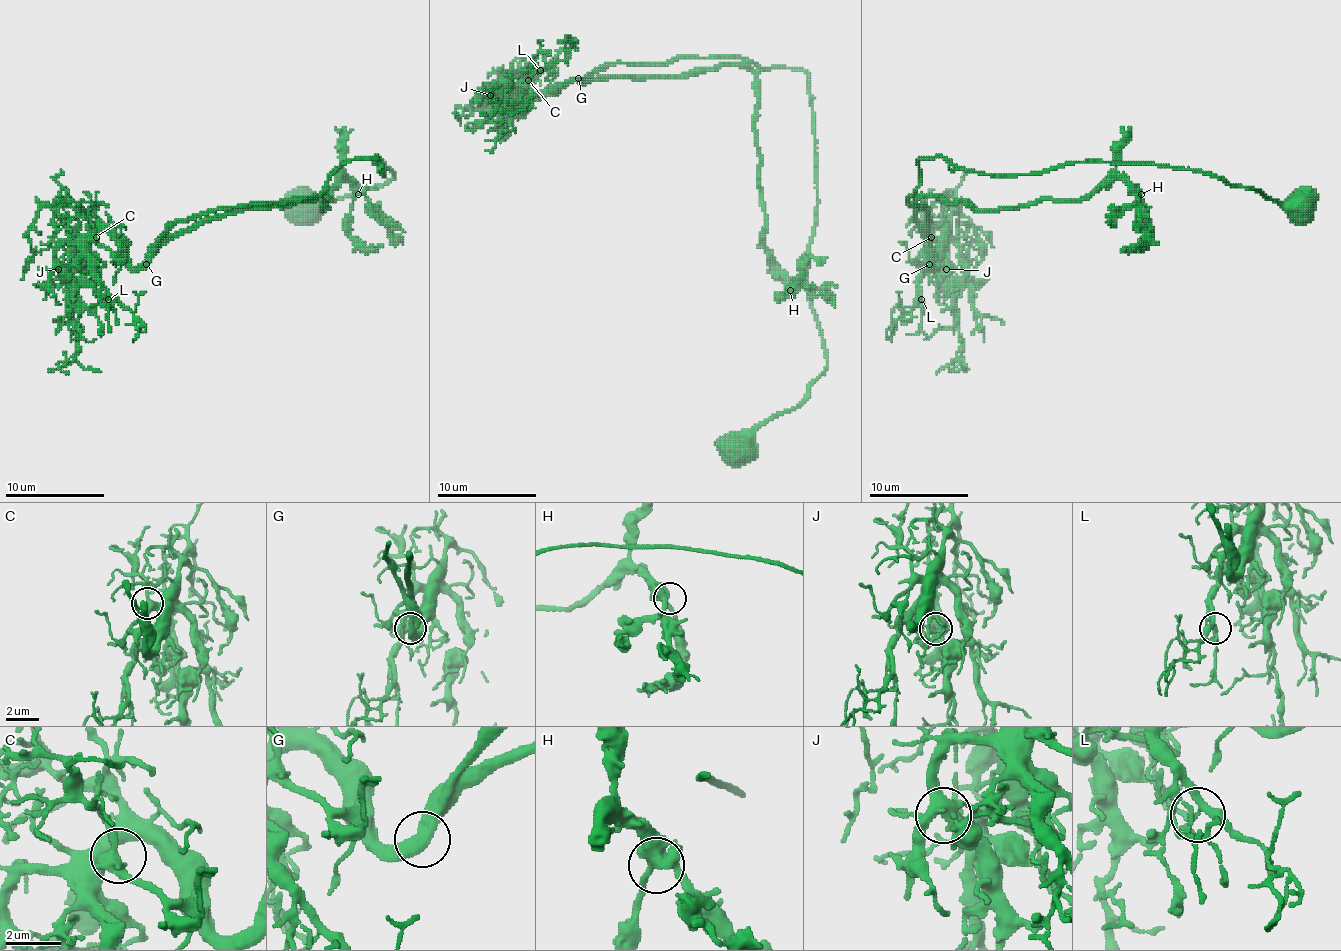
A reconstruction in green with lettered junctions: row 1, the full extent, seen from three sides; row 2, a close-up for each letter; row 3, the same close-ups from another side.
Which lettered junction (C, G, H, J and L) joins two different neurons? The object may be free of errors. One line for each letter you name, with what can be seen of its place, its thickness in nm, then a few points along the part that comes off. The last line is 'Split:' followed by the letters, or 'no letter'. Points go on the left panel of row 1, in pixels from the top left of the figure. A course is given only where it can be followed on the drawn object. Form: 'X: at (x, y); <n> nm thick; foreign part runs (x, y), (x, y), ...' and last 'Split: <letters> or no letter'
Split: no letter

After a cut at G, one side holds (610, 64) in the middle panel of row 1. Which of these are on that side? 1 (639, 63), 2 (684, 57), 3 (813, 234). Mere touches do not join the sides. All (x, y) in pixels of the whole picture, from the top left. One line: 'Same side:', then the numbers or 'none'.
Same side: 1, 2, 3

